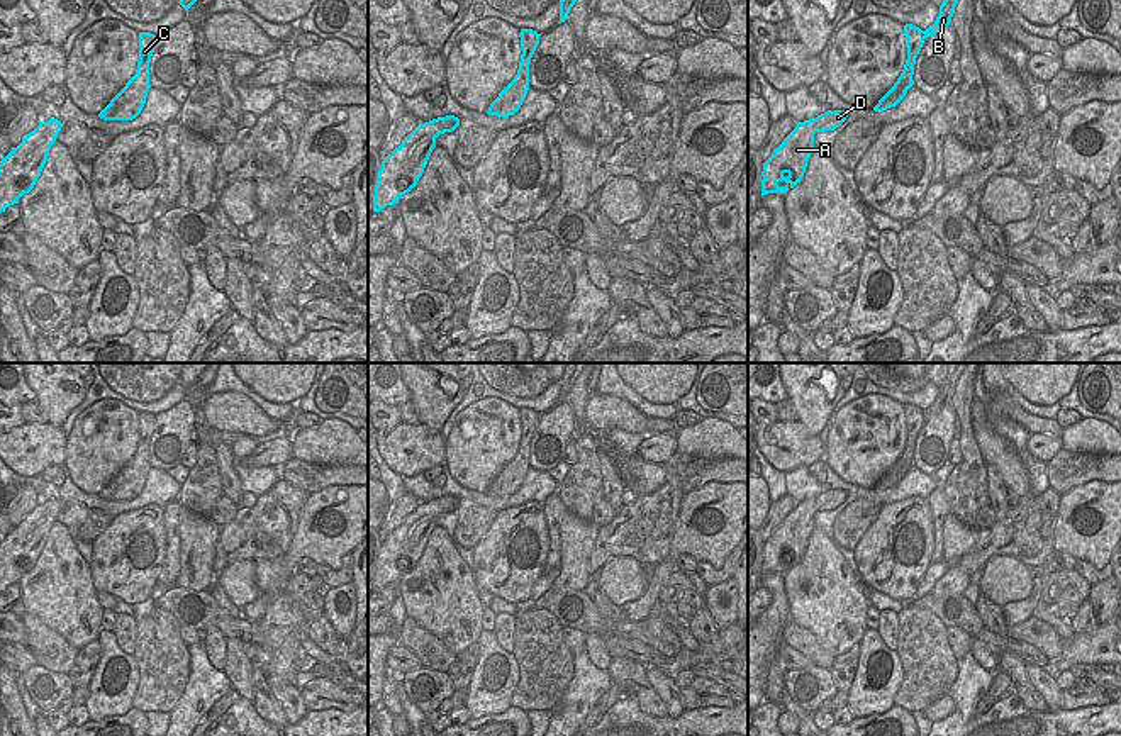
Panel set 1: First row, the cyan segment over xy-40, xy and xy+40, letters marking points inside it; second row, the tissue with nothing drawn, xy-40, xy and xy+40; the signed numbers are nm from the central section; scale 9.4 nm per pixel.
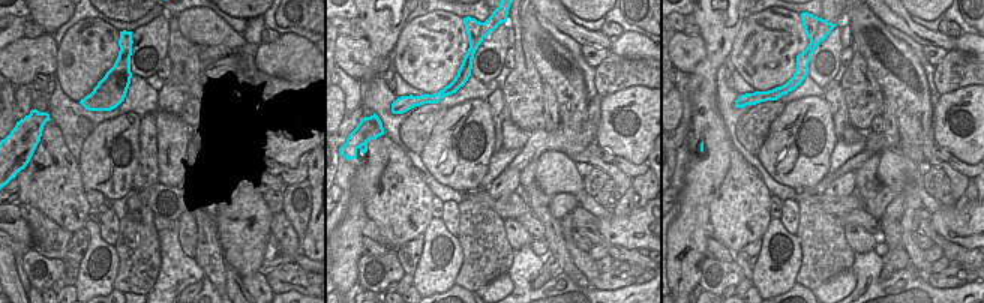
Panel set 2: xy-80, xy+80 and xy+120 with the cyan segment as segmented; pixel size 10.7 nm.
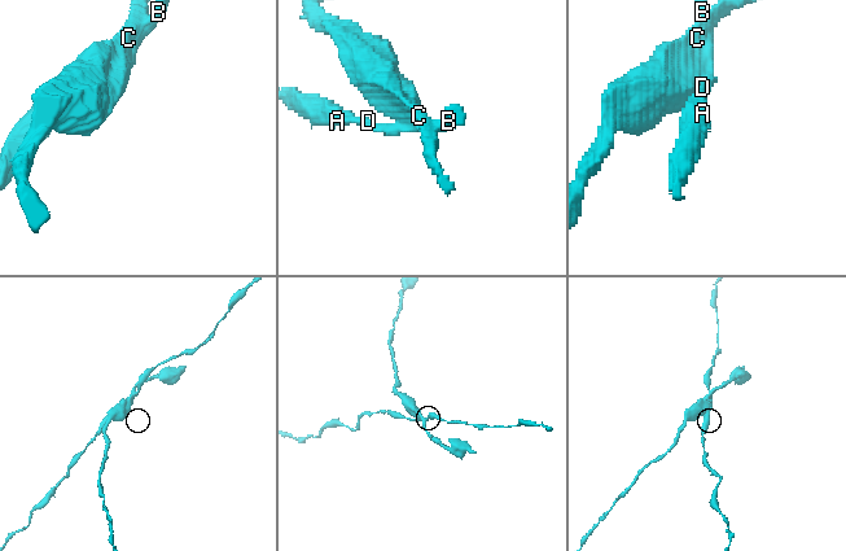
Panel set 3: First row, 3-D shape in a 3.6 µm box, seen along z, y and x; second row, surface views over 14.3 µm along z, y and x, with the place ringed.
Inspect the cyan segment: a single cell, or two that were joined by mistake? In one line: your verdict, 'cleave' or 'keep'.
cleave

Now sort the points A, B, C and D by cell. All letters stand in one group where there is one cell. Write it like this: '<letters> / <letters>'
A B D / C

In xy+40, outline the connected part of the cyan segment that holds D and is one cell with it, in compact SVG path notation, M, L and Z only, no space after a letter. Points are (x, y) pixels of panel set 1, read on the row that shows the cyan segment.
M828 110L816 119L799 122L763 163L761 197L767 193L787 193L800 183L814 151L814 134L834 131L846 117L845 110Z

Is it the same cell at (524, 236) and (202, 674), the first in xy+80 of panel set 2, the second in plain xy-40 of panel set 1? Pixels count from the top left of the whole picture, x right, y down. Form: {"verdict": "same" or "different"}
{"verdict": "different"}

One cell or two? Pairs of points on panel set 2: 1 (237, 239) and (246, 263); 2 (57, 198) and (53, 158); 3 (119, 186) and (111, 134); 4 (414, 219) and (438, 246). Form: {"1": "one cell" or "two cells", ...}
{"1": "one cell", "2": "one cell", "3": "one cell", "4": "two cells"}

